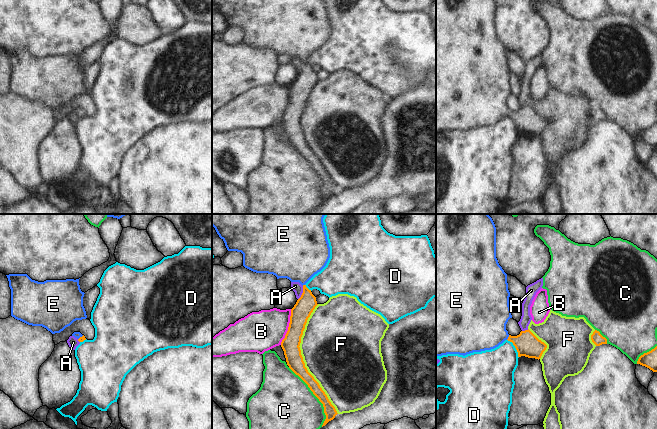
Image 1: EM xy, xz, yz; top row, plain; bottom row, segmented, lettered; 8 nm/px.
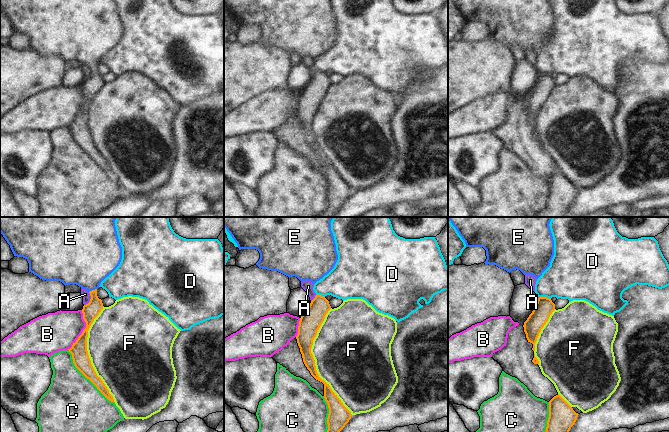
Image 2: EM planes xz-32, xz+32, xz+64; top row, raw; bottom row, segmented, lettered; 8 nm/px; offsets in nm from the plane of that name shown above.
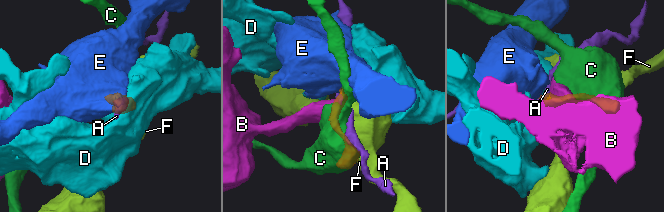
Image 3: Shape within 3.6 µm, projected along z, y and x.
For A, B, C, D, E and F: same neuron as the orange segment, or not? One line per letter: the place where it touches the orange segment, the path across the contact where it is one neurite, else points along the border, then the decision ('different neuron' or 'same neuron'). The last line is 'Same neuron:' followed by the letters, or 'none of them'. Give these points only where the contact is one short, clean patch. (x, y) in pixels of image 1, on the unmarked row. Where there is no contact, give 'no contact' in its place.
A: contact xz (302, 69); border xz (303, 62), (303, 68), (298, 75); different neuron
B: contact xz (288, 103); border xz (291, 85), (288, 106), (280, 120); different neuron
C: contact xz (315, 171); different neuron
D: contact yz (515, 123); border yz (507, 115), (514, 122), (518, 133); different neuron
E: contact yz (508, 113); way yz (526, 119), (508, 113), (493, 109), (480, 100); same neuron
F: contact xz (302, 135); different neuron
Same neuron: E

